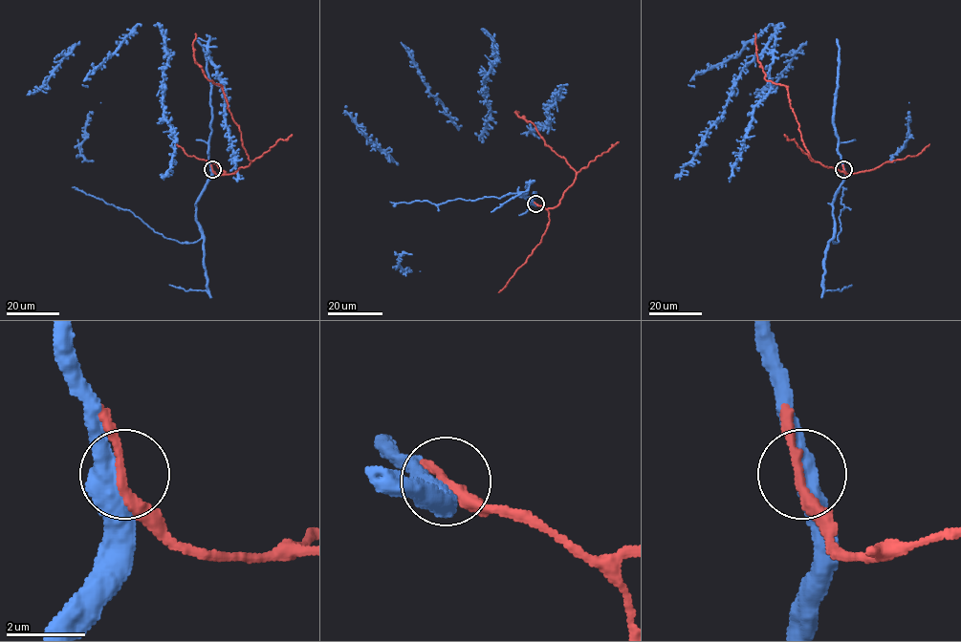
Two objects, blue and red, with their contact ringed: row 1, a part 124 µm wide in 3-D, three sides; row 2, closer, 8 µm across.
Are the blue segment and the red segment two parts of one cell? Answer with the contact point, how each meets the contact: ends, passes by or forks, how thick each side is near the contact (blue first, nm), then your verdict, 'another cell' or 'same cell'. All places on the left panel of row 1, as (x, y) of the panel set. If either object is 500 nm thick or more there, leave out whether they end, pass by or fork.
place (212, 169); calibres 550 and 200 nm; same cell

